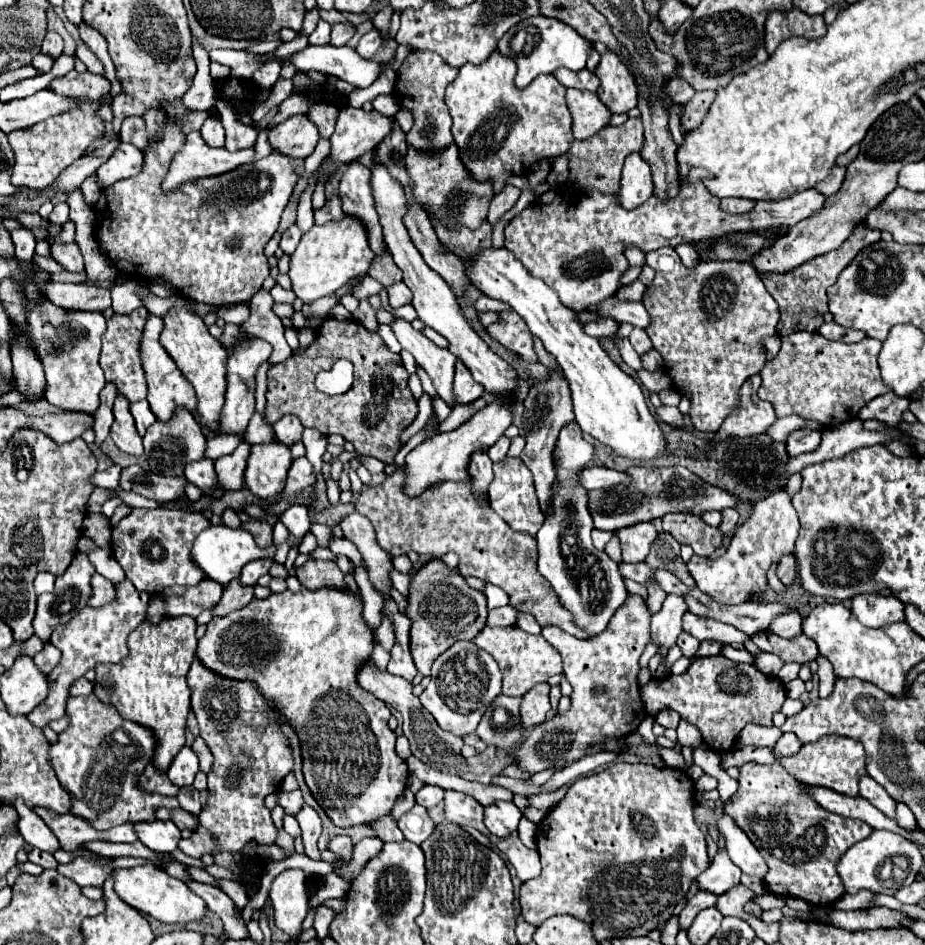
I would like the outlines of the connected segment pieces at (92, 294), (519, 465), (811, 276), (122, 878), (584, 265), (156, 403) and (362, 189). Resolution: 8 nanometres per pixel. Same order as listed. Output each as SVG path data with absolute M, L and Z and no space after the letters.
M49 282L45 288L45 296L63 308L103 312L111 308L111 294L107 288L89 286L89 284L57 284Z
M507 456L501 462L493 464L493 484L489 484L489 498L491 504L495 508L495 512L517 532L525 532L529 536L535 536L537 530L541 528L541 522L545 520L539 502L537 502L537 494L535 494L535 486L533 486L533 474L529 472L529 468L523 464L521 458L513 458Z
M861 224L853 230L853 234L841 244L841 248L829 252L829 254L821 254L817 258L811 258L809 262L785 272L785 274L763 274L761 280L767 288L767 292L775 298L775 302L779 304L781 310L781 320L777 326L779 336L787 336L793 334L797 330L809 330L809 332L817 332L819 326L823 324L823 314L827 312L827 286L831 286L837 276L841 274L841 270L845 270L845 266L849 266L849 262L853 262L853 258L867 246L871 246L873 242L881 240L881 232L869 228L867 224Z
M147 862L143 866L135 866L135 868L127 868L127 870L115 870L115 892L119 894L119 898L123 902L127 902L129 906L133 906L135 910L149 914L161 922L199 922L205 918L207 914L207 906L205 902L193 894L183 880L169 876L165 870L157 868L155 864Z
M693 168L689 170L687 178L679 182L679 192L675 198L663 200L655 194L637 206L637 210L625 210L623 206L617 206L617 194L603 194L599 190L581 190L575 186L561 186L557 188L557 196L553 202L543 204L541 200L529 204L521 214L517 214L505 228L505 248L513 252L517 260L523 262L523 266L533 274L535 278L541 278L547 286L553 286L557 290L561 302L565 306L573 306L573 310L581 312L589 306L601 304L605 298L611 298L621 288L621 276L629 268L629 262L625 258L625 248L637 246L645 254L651 250L657 250L661 246L677 246L681 242L701 242L717 236L727 236L733 232L753 232L753 230L767 230L777 226L795 226L797 222L809 218L817 210L821 210L825 196L813 190L801 190L793 194L791 198L777 200L777 202L757 202L757 206L749 214L725 214L719 208L719 198L713 198L709 190L705 190L705 170Z
M149 316L145 330L143 330L143 338L141 338L141 362L143 362L143 370L147 376L147 384L149 384L149 394L147 400L151 404L153 414L157 416L157 420L169 420L173 408L177 406L185 406L189 412L195 410L195 394L193 394L193 386L189 386L187 378L181 374L181 370L177 370L177 364L173 362L173 358L169 358L169 354L163 350L159 336L163 330L163 320L159 316Z
M349 162L349 166L345 166L345 172L339 182L339 196L343 200L343 212L363 220L363 224L367 226L367 232L369 232L371 250L375 254L381 254L383 234L381 234L379 216L373 206L369 178L371 178L371 172L367 166L363 166L361 162Z

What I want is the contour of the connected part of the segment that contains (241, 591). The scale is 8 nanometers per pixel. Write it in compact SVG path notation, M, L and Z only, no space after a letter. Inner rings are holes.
M237 576L237 578L233 578L233 582L229 582L229 586L223 588L223 598L213 608L213 612L215 612L215 616L225 616L231 610L237 610L237 608L249 604L251 600L253 600L253 588L241 586L241 580Z

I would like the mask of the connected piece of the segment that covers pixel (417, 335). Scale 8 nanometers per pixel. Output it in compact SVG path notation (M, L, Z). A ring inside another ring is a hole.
M393 316L391 330L395 332L403 350L409 350L415 356L415 360L425 368L425 372L433 380L437 394L451 408L455 404L453 374L455 374L455 360L457 358L447 348L439 348L437 344L433 344L419 330L413 330L413 326L399 316Z

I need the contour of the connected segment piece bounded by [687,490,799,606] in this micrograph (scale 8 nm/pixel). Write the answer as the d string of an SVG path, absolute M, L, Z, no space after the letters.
M781 490L777 494L759 500L753 506L753 514L741 526L737 526L737 532L731 538L723 556L719 558L693 556L687 568L701 592L709 594L713 600L725 606L737 606L741 602L765 596L769 588L767 572L771 564L779 564L783 556L793 554L797 536L799 536L797 512L791 506L791 498L787 496L787 492Z

